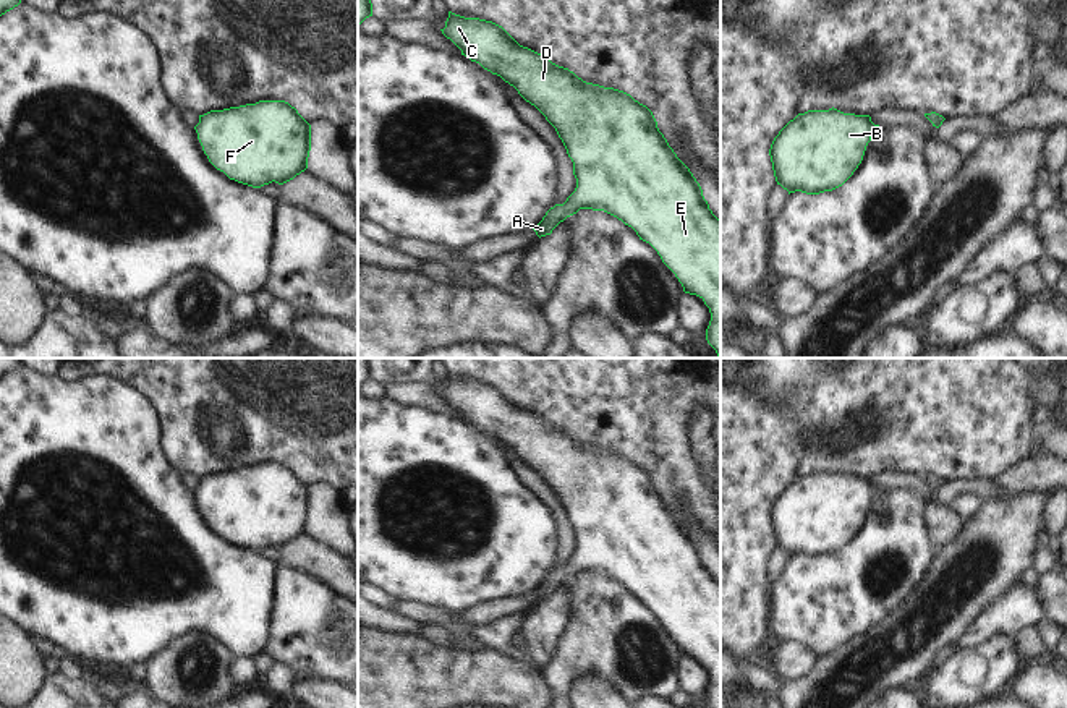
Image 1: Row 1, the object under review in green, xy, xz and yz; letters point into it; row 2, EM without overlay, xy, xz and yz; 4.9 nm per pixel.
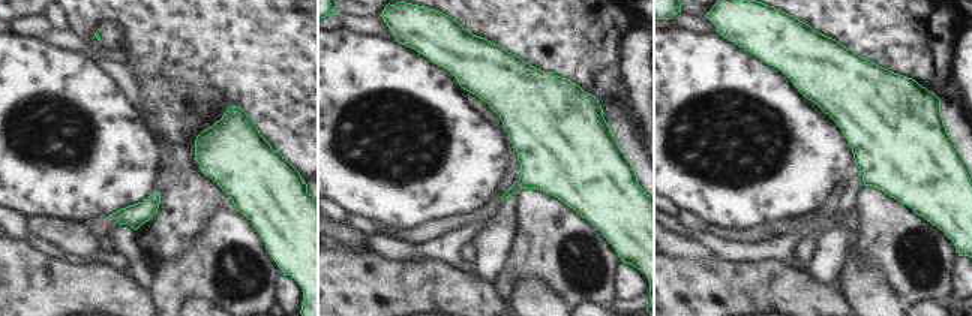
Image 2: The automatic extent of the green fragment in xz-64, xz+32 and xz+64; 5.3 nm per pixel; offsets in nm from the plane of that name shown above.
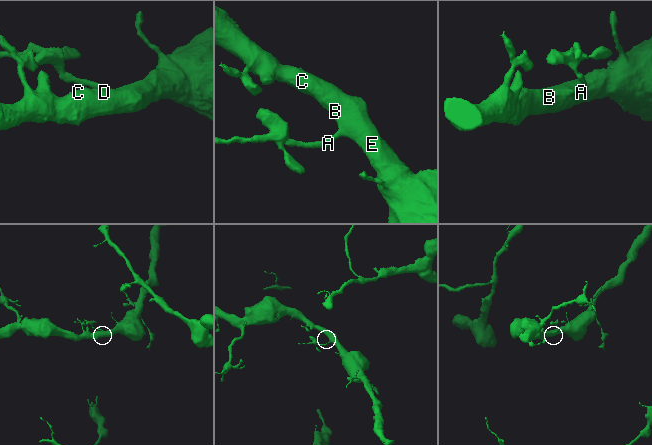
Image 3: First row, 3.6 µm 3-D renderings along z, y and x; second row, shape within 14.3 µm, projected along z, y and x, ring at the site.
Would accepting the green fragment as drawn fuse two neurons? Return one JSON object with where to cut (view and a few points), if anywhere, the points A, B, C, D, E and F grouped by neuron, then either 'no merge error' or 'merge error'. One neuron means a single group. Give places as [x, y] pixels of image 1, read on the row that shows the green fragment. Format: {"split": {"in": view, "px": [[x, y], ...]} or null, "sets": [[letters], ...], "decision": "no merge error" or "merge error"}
{"split": null, "sets": [["A", "B", "C", "D", "E", "F"]], "decision": "no merge error"}

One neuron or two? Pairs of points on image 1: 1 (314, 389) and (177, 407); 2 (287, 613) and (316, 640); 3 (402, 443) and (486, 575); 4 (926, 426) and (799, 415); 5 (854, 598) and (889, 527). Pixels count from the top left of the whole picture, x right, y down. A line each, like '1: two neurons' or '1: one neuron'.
1: one neuron
2: one neuron
3: one neuron
4: one neuron
5: one neuron

